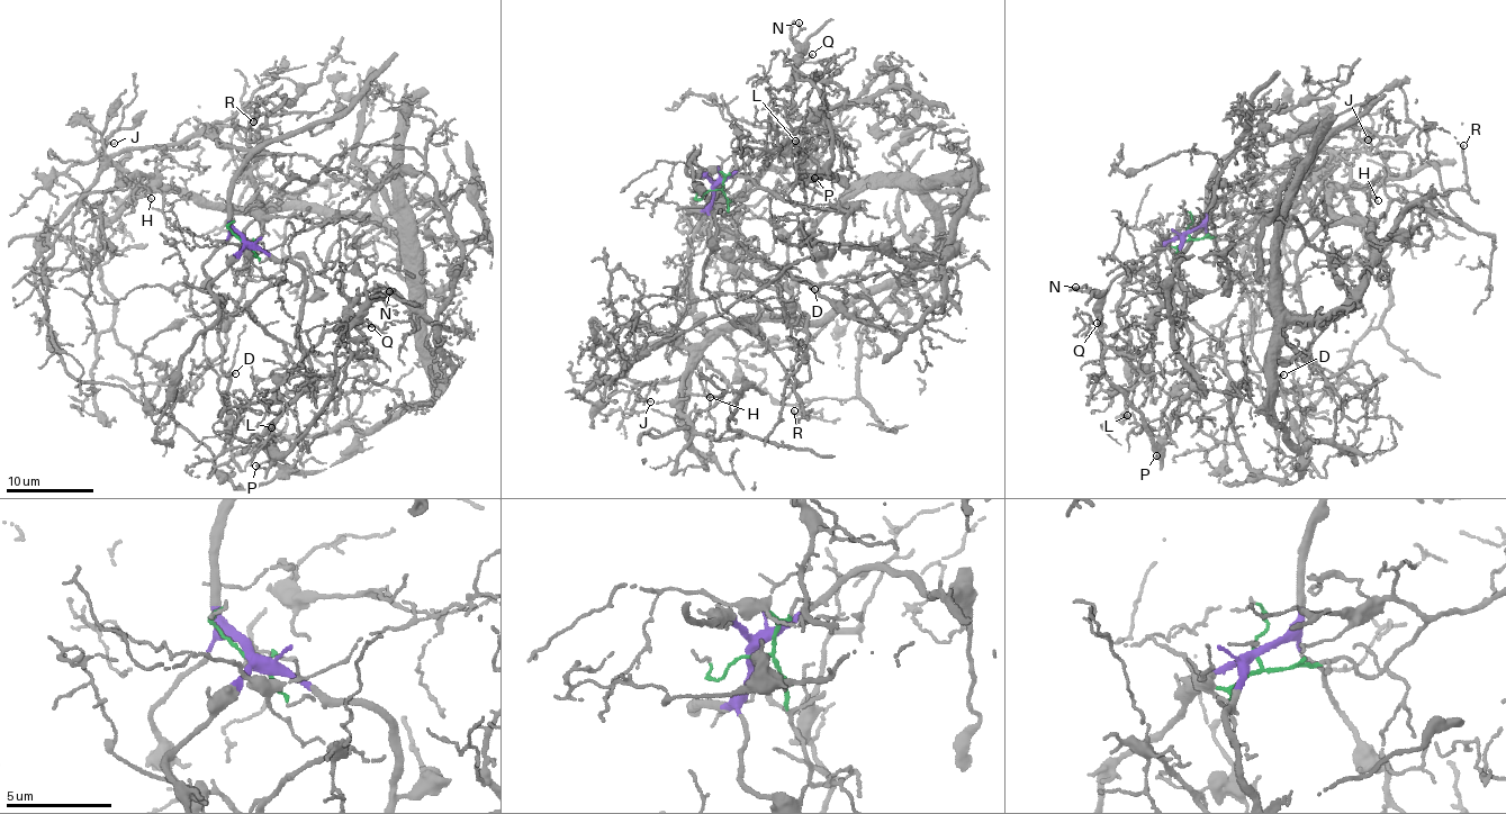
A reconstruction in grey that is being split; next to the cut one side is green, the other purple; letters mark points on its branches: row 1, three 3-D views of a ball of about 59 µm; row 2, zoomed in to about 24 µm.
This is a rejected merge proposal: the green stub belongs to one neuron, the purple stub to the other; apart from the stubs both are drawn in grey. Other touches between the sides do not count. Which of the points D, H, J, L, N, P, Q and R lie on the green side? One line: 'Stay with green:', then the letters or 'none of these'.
Stay with green: H, J, R

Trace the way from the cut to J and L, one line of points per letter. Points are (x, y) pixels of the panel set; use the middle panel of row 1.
J: (714, 190), (745, 245), (741, 264), (783, 298), (783, 311), (737, 322), (688, 371), (640, 389), (650, 403)
L: (714, 190), (754, 157), (768, 154), (808, 174), (832, 172), (819, 180), (817, 161), (795, 141)

